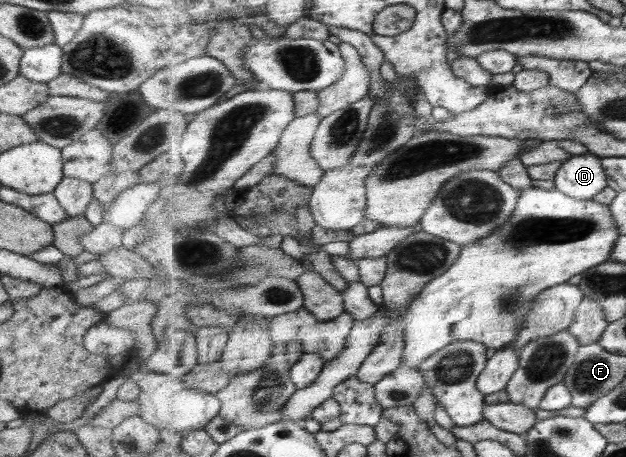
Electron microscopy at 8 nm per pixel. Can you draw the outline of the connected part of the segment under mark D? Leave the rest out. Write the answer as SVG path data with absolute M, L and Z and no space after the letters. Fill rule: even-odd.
M590 152L575 155L565 162L555 181L559 190L581 200L595 198L610 185L604 158Z

